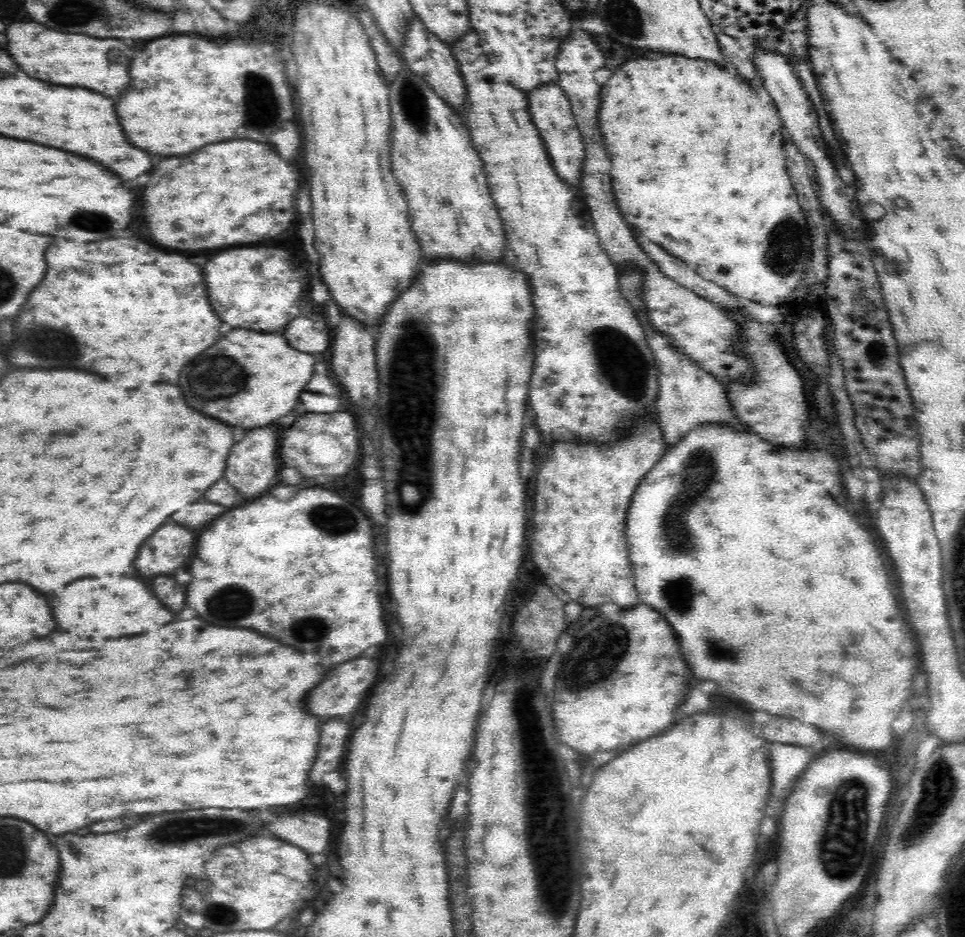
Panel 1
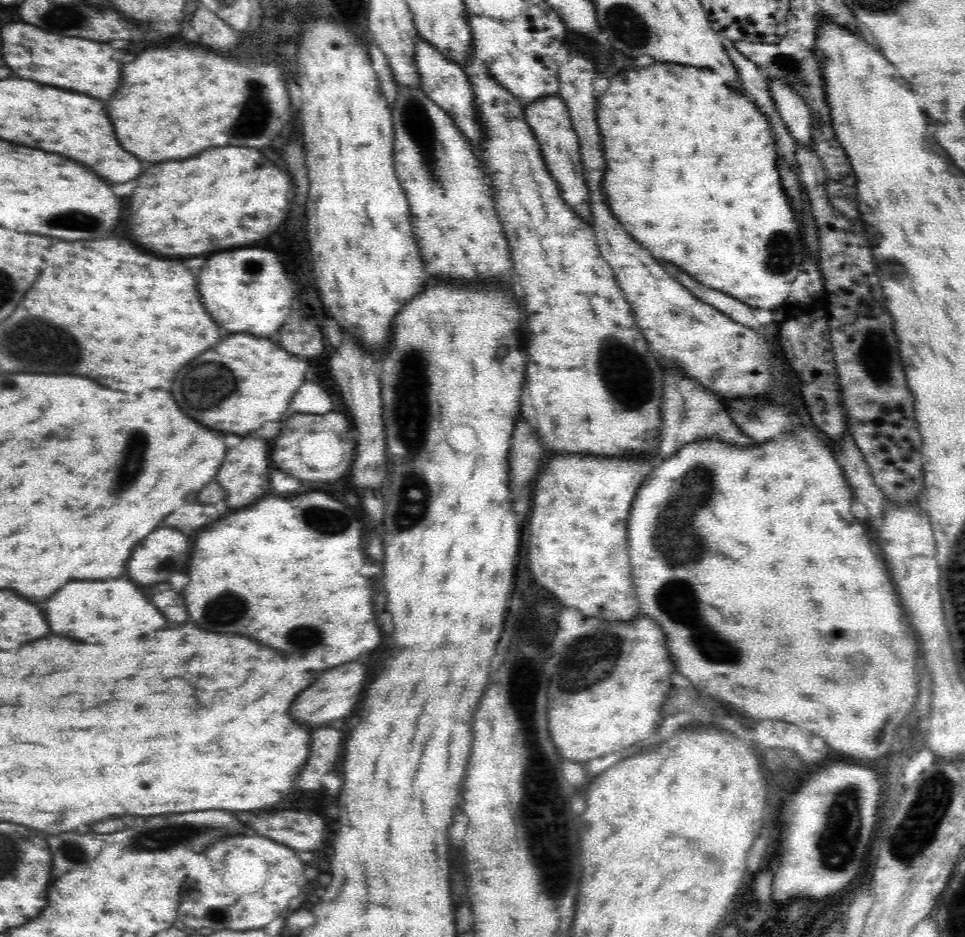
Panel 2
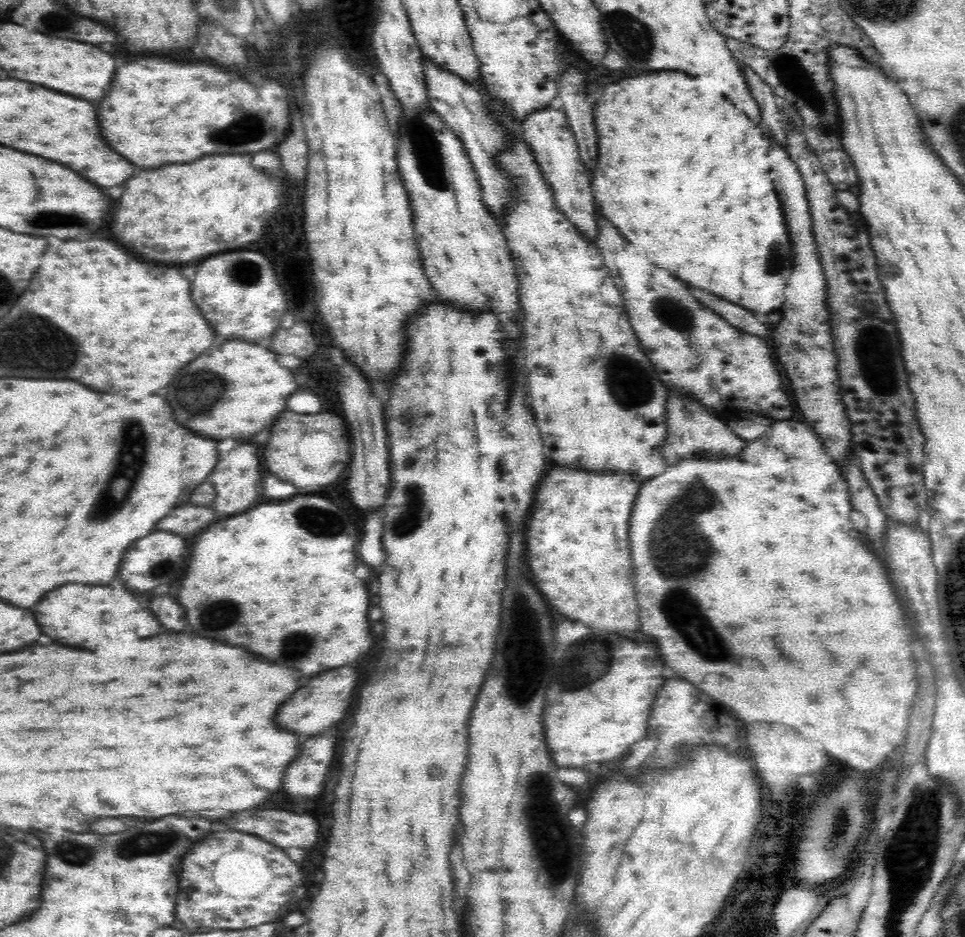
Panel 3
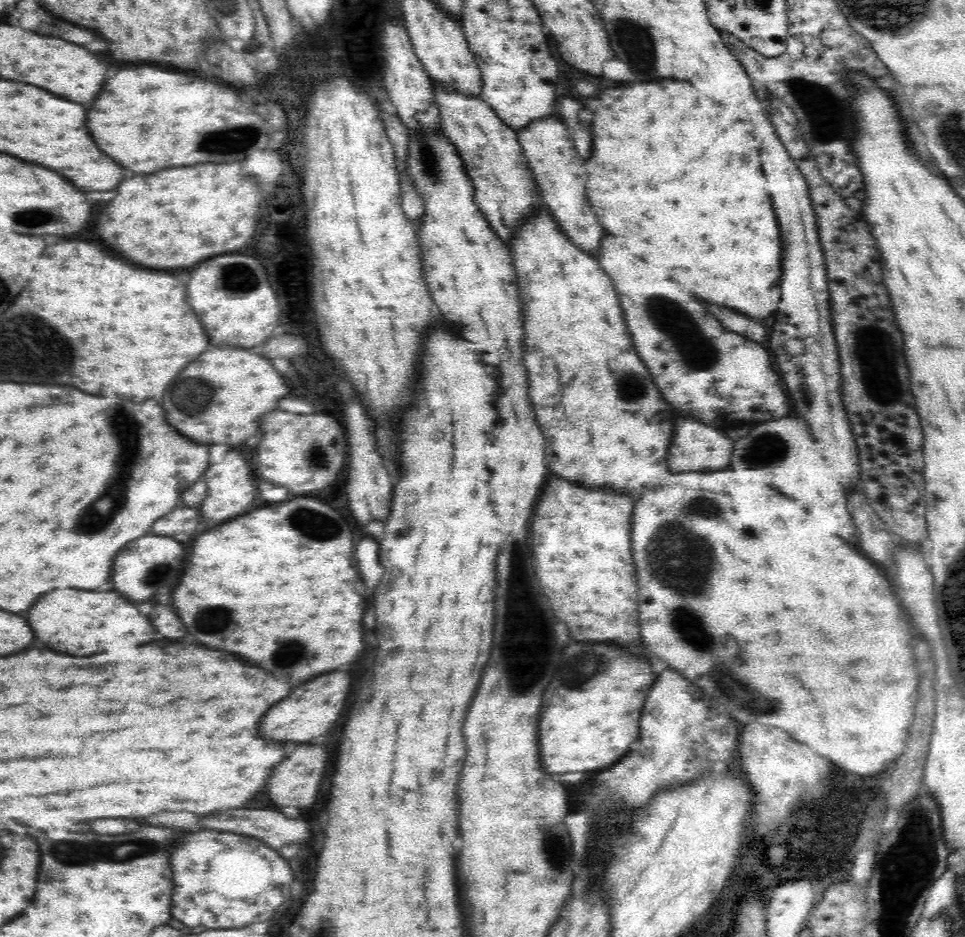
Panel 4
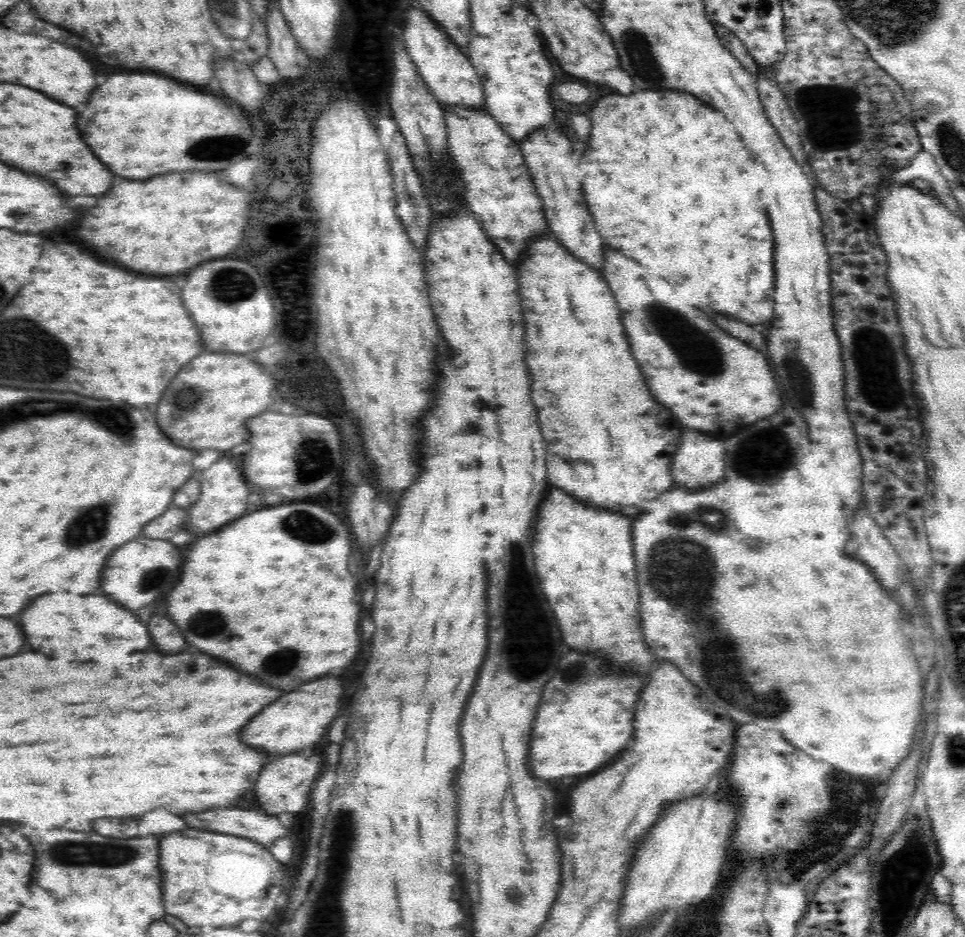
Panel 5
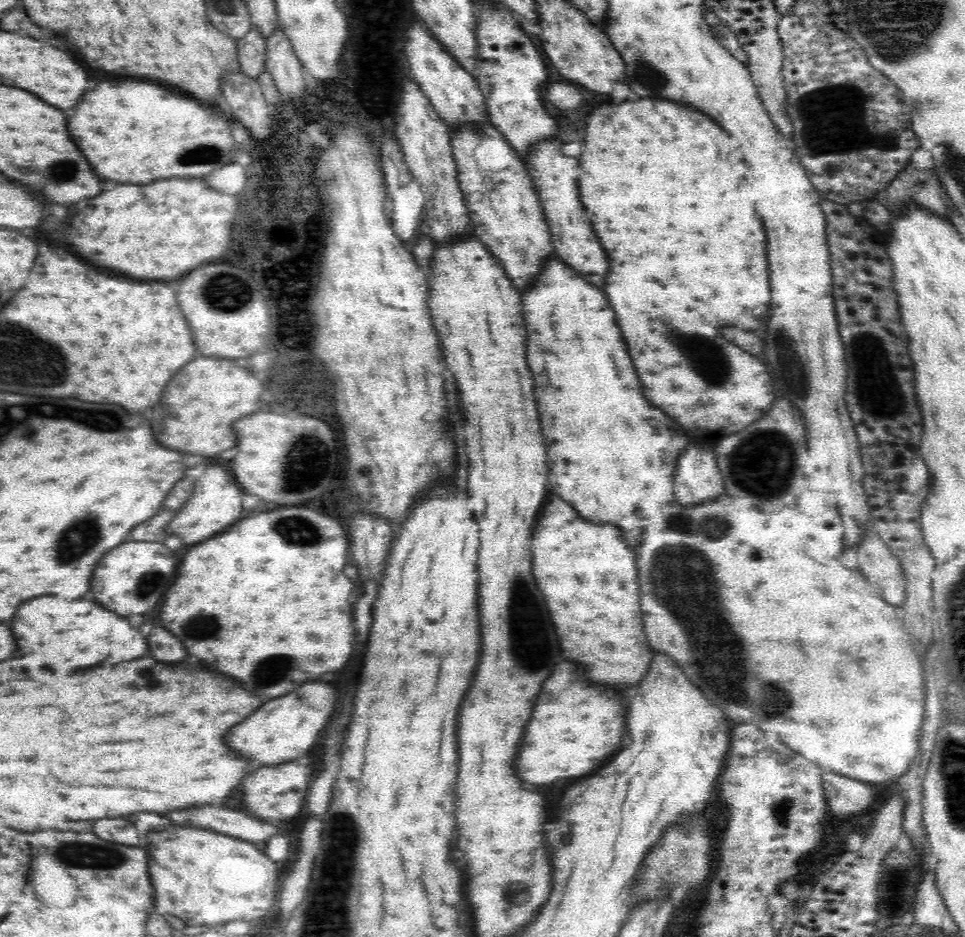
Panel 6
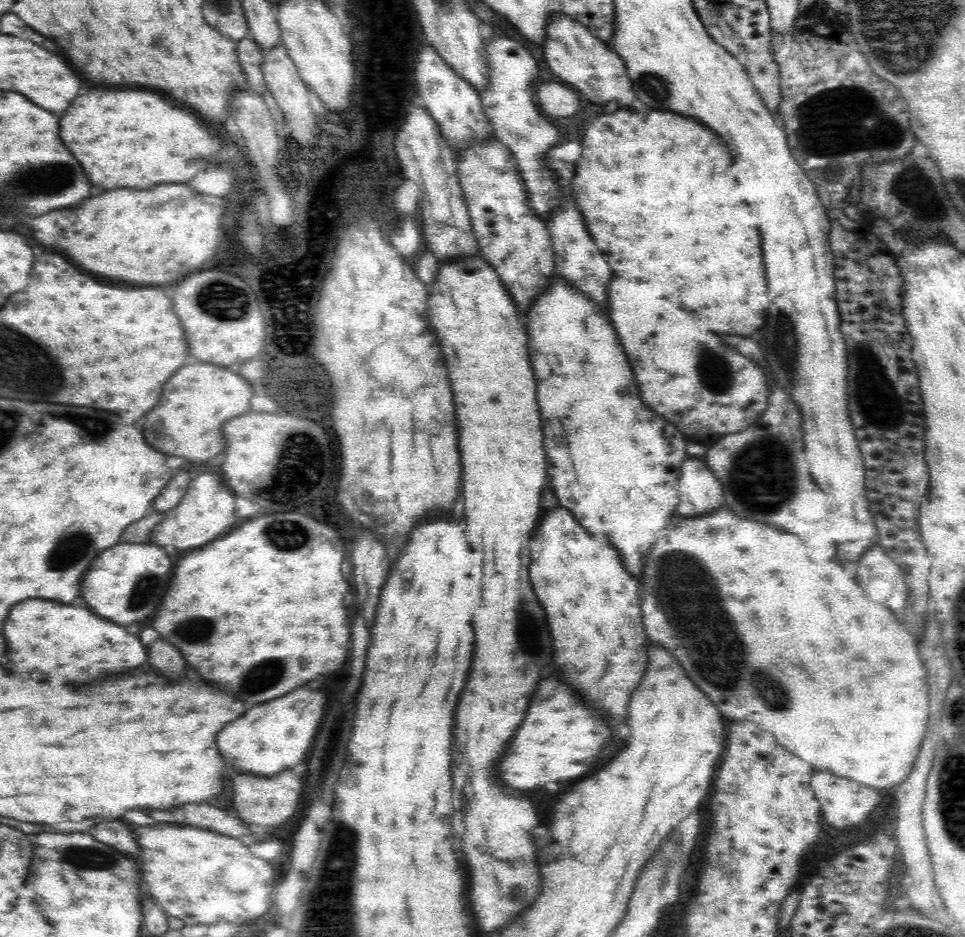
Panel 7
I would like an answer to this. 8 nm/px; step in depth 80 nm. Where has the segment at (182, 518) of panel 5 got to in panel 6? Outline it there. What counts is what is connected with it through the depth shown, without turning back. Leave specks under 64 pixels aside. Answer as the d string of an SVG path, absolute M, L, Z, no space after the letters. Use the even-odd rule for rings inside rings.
M162 508L158 514L154 514L152 518L138 524L132 532L130 532L129 540L159 542L166 546L168 550L178 550L184 546L182 537L169 535L166 533L168 524L174 520L175 510Z

